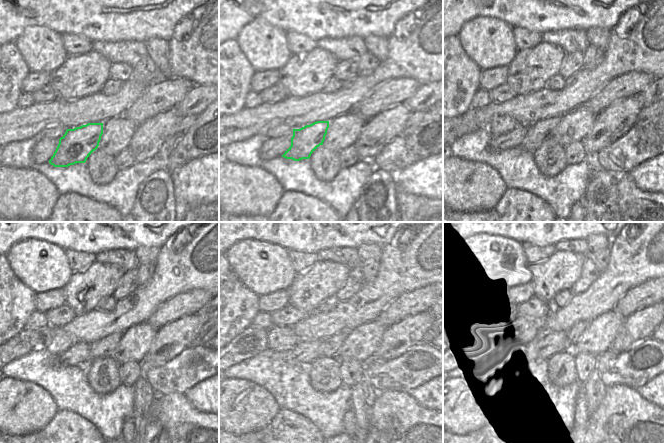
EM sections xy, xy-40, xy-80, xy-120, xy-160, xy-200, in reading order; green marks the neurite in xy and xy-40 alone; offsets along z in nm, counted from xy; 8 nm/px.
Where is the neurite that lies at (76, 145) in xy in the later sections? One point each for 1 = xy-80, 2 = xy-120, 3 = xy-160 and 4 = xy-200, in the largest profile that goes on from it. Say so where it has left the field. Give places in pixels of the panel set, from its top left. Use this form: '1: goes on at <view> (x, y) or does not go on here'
1: goes on at xy-80 (536, 133)
2: goes on at xy-120 (104, 348)
3: goes on at xy-160 (329, 347)
4: goes on at xy-200 (572, 334)

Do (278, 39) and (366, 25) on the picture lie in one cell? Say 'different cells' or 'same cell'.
different cells

